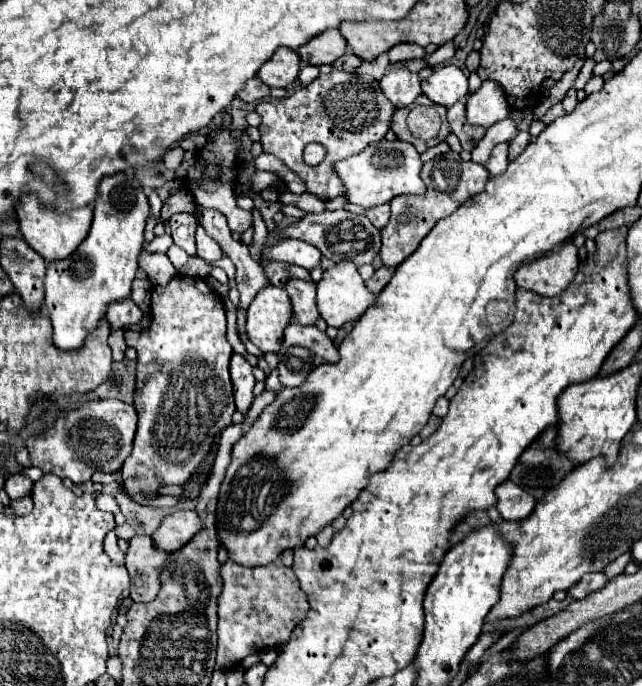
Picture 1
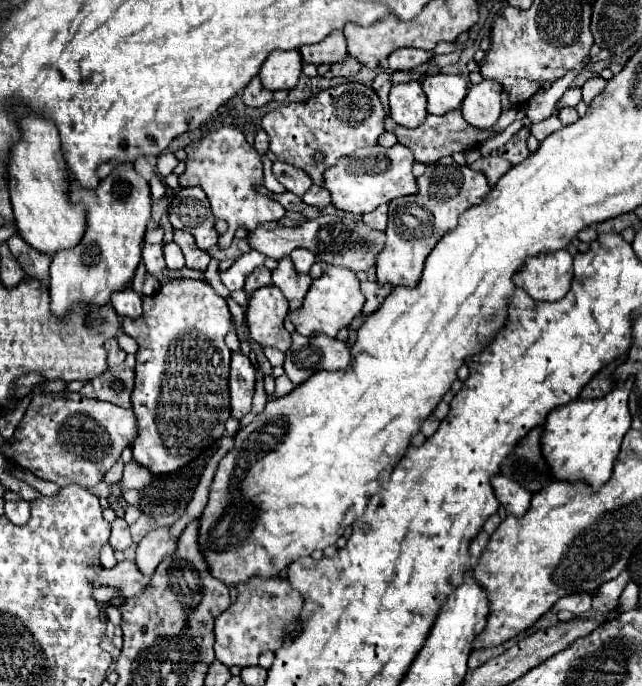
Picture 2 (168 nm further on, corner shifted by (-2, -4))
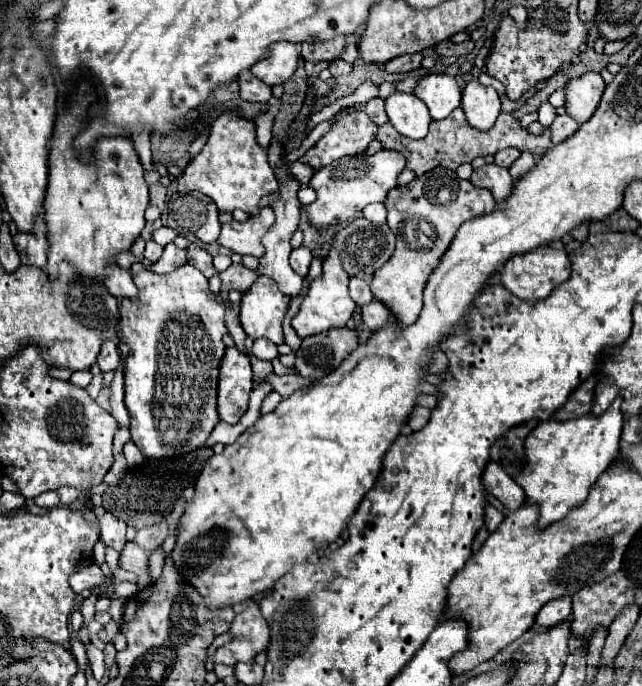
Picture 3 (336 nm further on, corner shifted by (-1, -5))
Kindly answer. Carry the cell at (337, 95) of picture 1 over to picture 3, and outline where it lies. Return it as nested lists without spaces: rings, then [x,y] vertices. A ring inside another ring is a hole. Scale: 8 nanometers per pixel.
[[[350,108],[346,116],[338,116],[336,126],[300,160],[308,162],[314,170],[332,164],[342,156],[356,156],[376,138],[376,126],[364,110]]]

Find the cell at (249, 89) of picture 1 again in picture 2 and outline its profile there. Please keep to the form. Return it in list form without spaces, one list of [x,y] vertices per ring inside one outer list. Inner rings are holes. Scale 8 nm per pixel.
[[[259,77],[251,79],[249,85],[243,91],[243,103],[249,105],[249,107],[263,107],[269,101],[273,101],[273,93],[267,91],[267,89],[263,89]]]

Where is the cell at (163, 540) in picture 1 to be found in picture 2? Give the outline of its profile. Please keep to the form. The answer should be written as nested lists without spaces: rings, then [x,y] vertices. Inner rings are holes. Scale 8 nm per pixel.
[[[159,527],[149,535],[145,535],[143,541],[139,541],[135,561],[143,573],[151,575],[165,557],[175,553],[175,549],[177,549],[177,537],[171,535],[171,527]]]

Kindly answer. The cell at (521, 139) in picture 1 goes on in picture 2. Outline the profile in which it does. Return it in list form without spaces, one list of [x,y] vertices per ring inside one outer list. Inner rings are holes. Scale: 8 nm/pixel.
[[[523,127],[521,131],[517,131],[517,133],[499,149],[499,157],[507,159],[511,165],[521,163],[521,161],[529,155],[527,137],[529,137],[529,127]]]

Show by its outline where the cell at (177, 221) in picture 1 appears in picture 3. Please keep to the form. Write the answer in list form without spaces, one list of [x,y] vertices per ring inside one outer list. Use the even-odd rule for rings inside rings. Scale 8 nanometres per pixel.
[[[198,244],[188,246],[188,264],[198,268],[206,278],[212,278],[214,272],[216,272],[214,266],[212,266],[212,256]]]

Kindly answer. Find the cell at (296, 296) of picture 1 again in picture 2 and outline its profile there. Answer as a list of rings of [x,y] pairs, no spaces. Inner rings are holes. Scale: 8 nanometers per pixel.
[[[289,257],[279,259],[279,265],[273,271],[273,285],[279,287],[285,293],[285,297],[289,301],[291,313],[295,313],[295,311],[301,309],[303,299],[305,299],[311,283],[313,283],[311,275],[297,273],[295,267],[291,265],[291,259]]]

